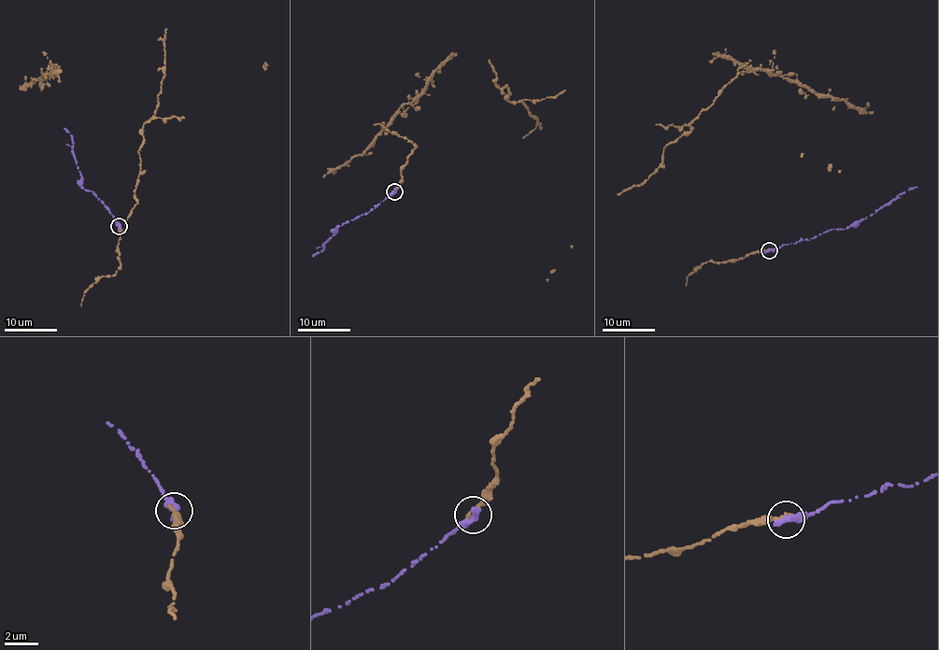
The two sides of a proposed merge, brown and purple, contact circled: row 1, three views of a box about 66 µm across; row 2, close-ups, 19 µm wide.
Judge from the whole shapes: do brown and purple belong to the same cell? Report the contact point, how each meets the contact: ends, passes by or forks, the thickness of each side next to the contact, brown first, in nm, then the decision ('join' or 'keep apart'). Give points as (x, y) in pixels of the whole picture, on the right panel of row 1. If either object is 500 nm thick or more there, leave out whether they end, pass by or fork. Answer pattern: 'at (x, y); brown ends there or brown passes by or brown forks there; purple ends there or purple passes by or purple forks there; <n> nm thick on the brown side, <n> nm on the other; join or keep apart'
at (769, 250); 280 nm thick on the brown side, 500 nm on the other; join

